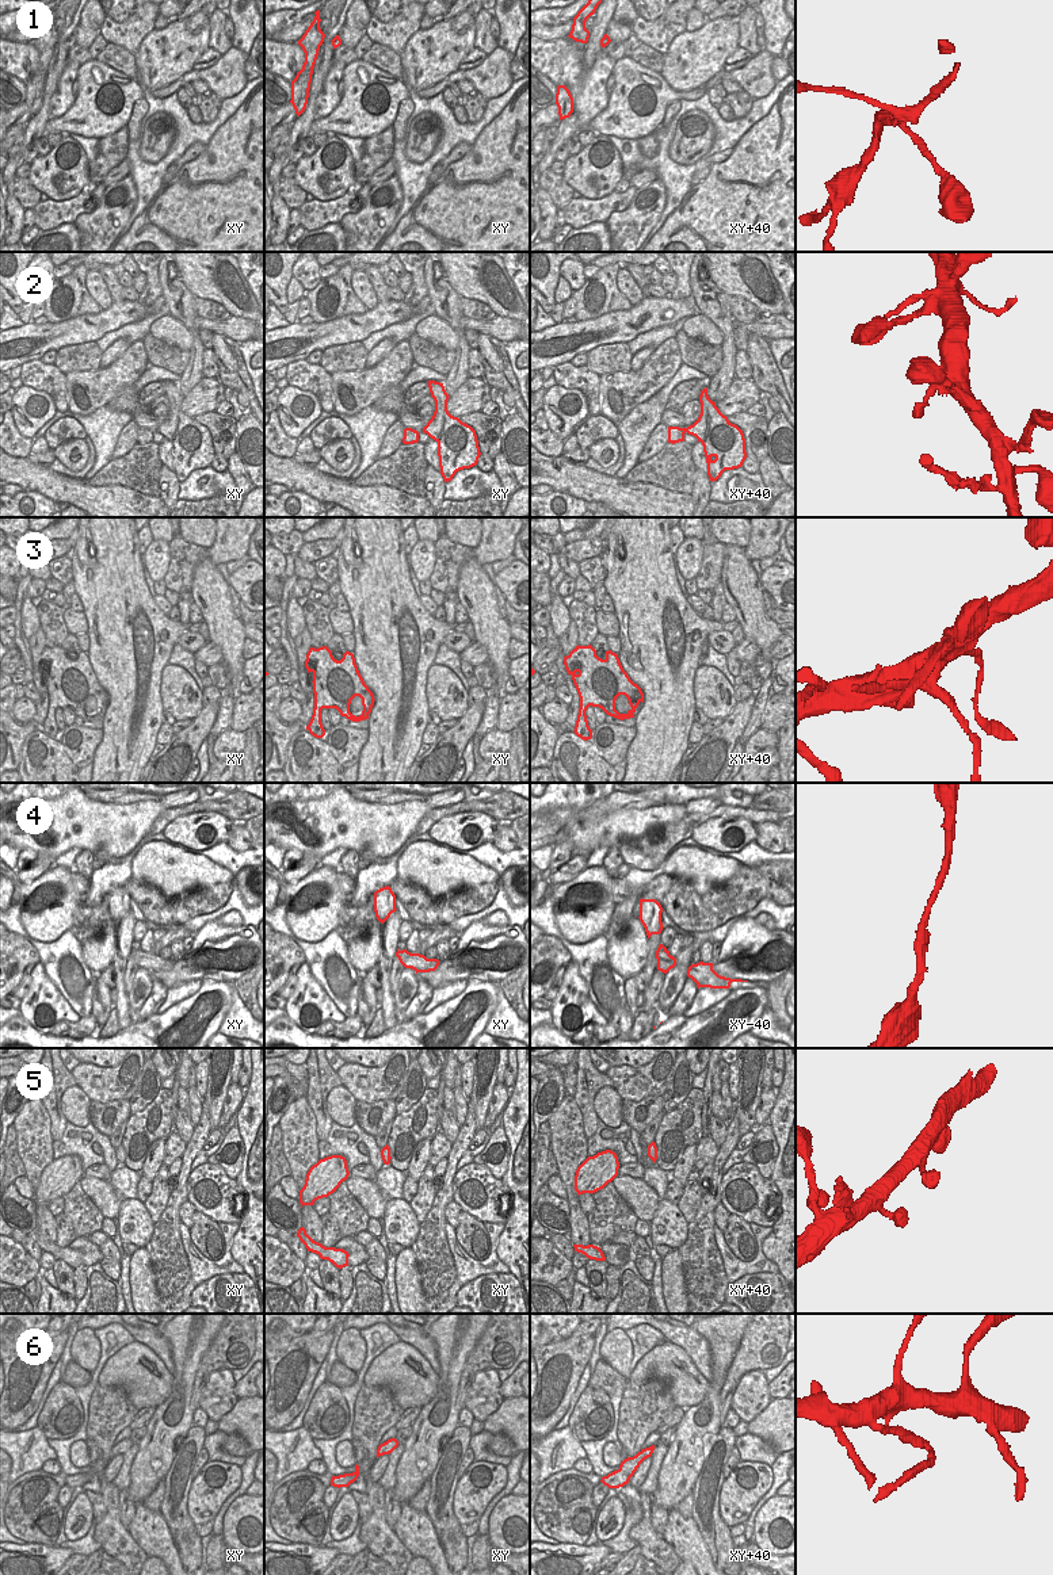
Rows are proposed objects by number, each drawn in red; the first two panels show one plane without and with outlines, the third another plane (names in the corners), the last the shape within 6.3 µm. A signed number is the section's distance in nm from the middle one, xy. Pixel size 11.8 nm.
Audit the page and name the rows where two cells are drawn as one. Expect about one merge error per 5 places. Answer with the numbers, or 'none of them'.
3.

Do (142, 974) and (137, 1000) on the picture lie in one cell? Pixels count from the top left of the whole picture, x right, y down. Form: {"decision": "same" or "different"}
{"decision": "same"}

